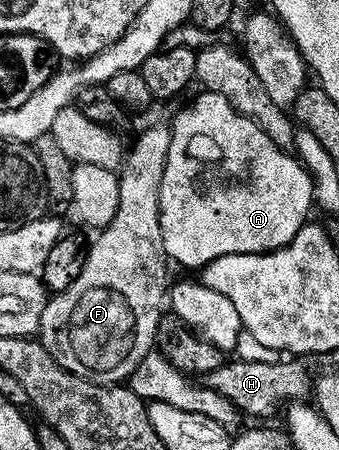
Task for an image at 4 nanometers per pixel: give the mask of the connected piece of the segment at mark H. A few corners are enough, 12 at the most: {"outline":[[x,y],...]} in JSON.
{"outline":[[304,359],[232,360],[203,384],[246,417],[310,395]]}

